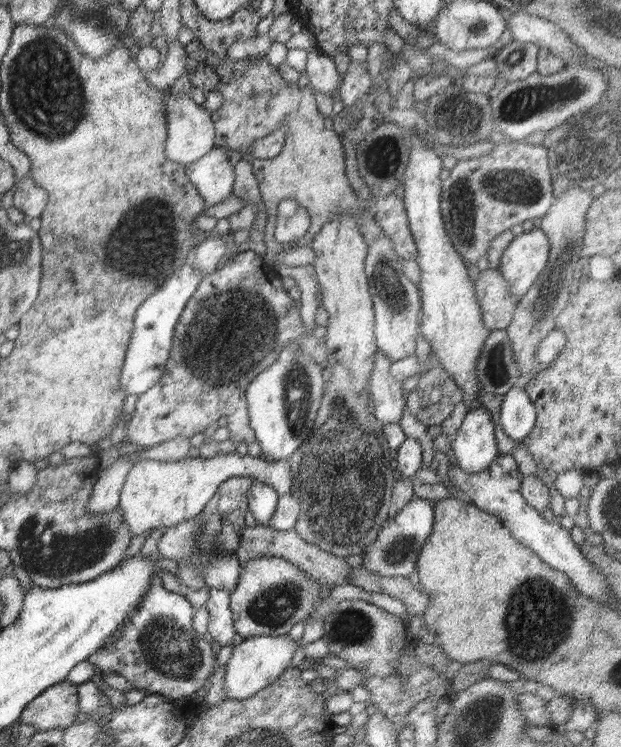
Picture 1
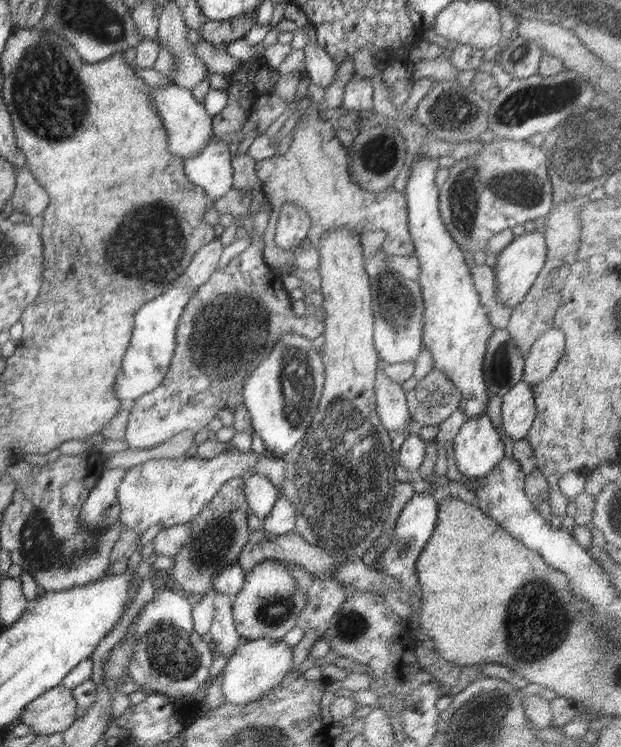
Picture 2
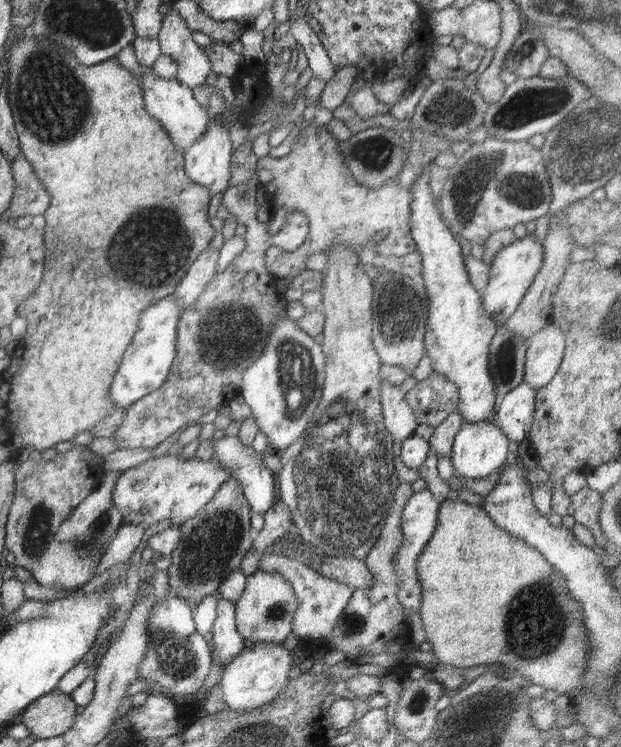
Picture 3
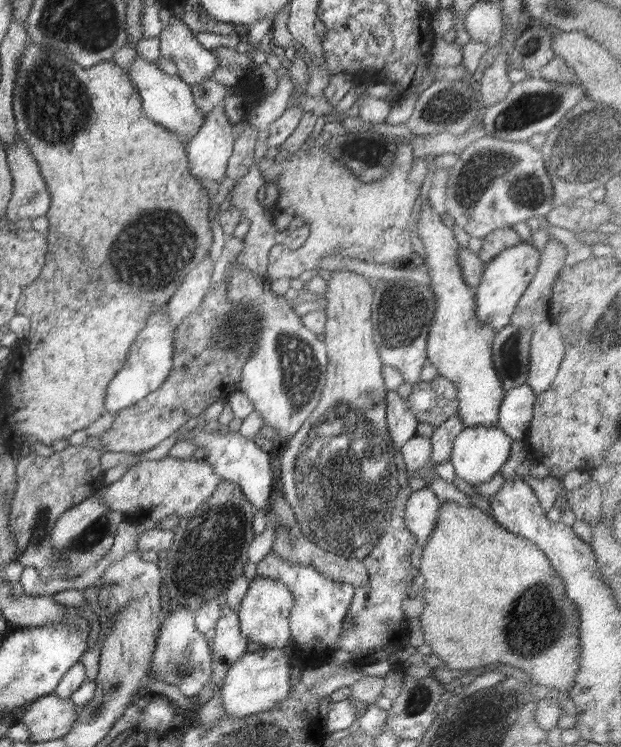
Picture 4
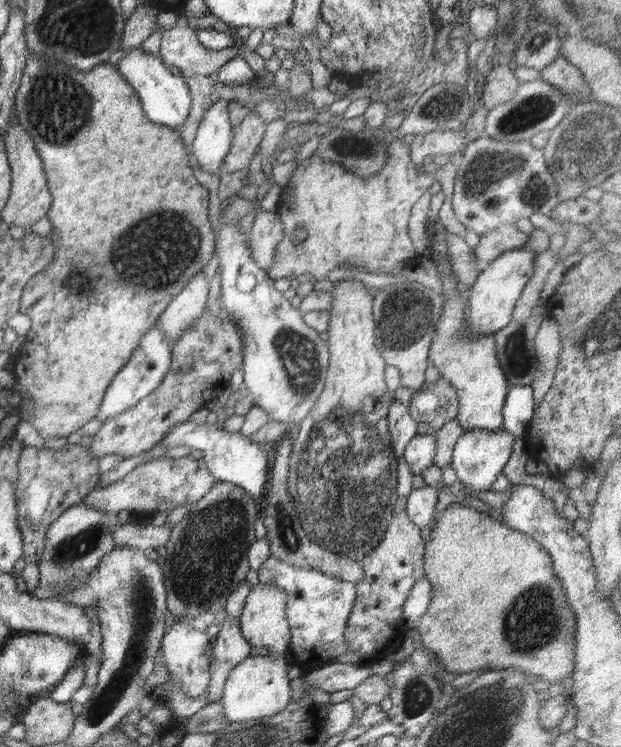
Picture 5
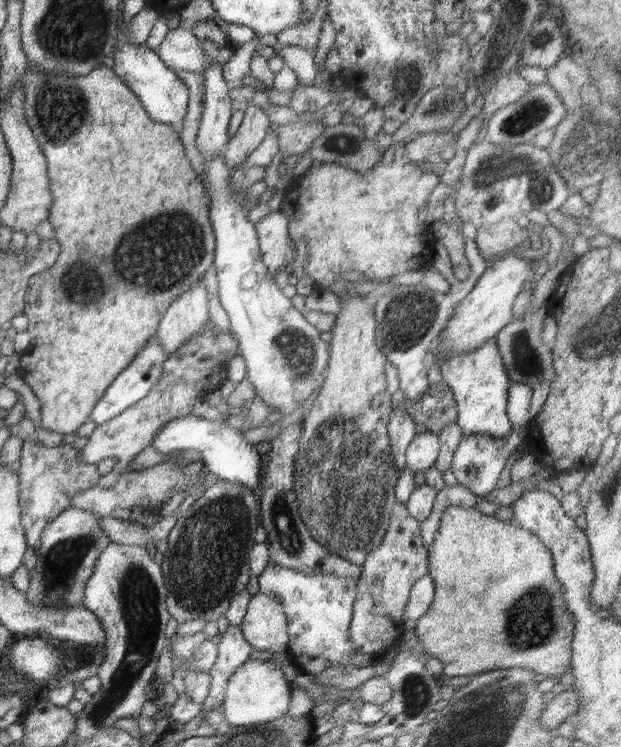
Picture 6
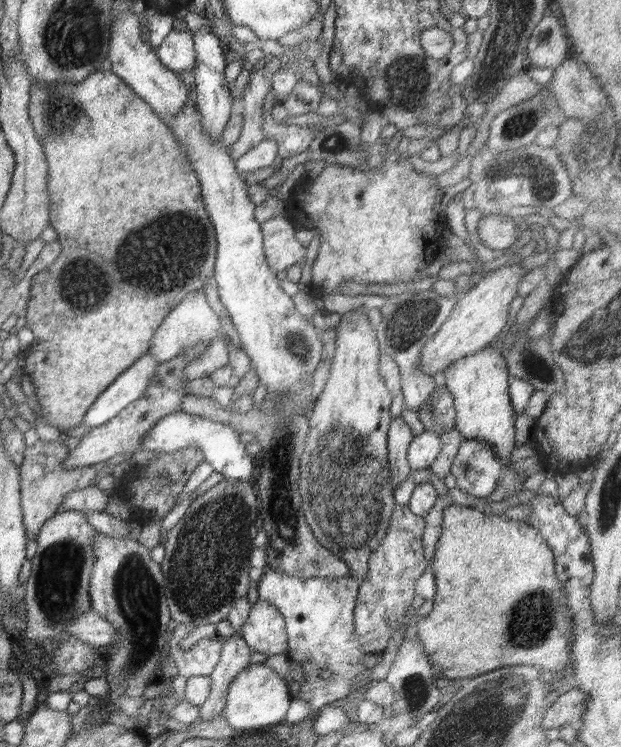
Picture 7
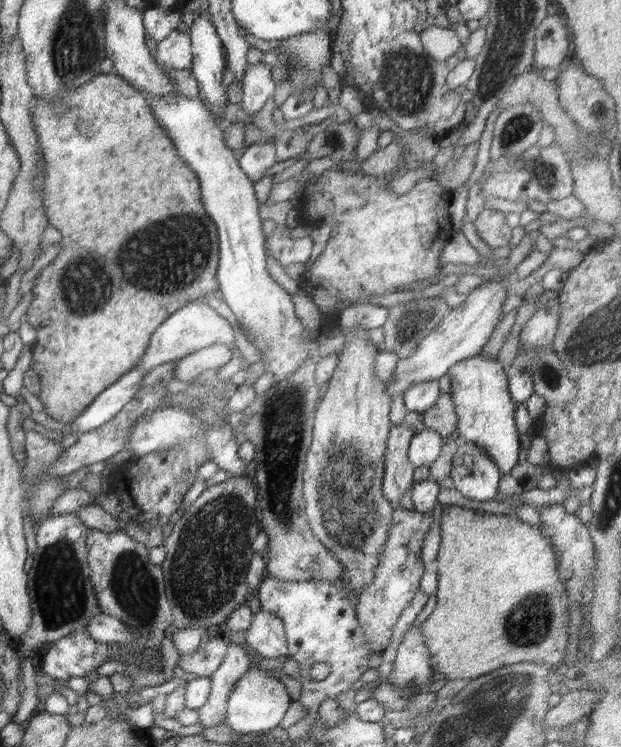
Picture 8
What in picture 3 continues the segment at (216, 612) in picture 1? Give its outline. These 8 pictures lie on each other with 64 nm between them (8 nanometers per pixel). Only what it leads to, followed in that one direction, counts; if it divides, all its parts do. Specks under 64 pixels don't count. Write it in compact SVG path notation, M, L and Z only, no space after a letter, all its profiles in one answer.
M217 595L218 616L212 627L214 664L222 664L223 669L238 656L245 647L244 637L237 631L235 604Z

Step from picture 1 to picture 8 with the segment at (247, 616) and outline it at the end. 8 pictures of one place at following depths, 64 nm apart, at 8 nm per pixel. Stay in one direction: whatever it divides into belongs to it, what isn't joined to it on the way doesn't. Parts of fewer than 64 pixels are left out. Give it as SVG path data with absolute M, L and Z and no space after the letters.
M262 608L253 613L252 620L248 630L245 632L246 644L264 658L287 657L287 638L282 619L279 619L273 612Z

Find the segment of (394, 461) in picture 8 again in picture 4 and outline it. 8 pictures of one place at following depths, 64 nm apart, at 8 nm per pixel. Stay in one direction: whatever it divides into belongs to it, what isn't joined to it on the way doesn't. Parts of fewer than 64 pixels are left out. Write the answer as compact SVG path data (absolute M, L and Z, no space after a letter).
M389 390L385 400L387 429L395 448L401 450L410 437L416 436L418 422L406 403L406 399L400 398L396 391Z

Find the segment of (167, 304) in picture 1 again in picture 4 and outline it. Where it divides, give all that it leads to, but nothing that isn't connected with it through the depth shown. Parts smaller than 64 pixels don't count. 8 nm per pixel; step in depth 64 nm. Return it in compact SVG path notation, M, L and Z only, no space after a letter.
M160 308L148 316L146 326L138 332L134 344L130 346L124 366L113 376L107 386L107 395L104 400L106 413L114 414L125 410L162 386L167 376L170 376L173 367L173 332L166 308Z

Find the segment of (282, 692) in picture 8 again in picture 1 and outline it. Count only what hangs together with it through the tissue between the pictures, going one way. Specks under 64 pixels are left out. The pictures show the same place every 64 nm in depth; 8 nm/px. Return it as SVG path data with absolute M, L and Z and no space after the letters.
M288 635L253 636L233 646L231 659L225 664L224 690L230 699L245 699L275 680L292 665L292 658L300 646L301 640L293 640Z

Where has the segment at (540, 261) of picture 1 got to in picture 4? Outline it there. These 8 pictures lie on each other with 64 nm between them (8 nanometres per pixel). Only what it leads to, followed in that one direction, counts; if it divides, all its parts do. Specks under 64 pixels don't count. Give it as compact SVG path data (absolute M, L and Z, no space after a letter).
M534 239L531 242L522 242L505 248L490 263L486 264L482 281L474 290L474 300L476 300L476 307L474 307L476 313L474 314L478 320L494 328L496 333L508 326L516 311L516 305L538 271L539 256L540 245Z

